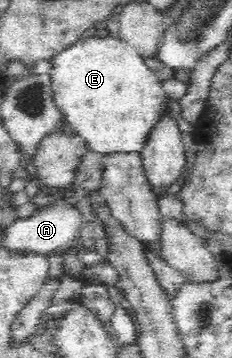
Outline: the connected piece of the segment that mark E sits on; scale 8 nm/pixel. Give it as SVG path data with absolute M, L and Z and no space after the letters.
M99 33L85 40L81 38L67 50L56 54L51 64L52 91L57 109L70 129L86 142L89 151L102 155L140 153L149 140L149 134L168 112L170 96L165 93L160 78L147 66L139 51L117 35Z

